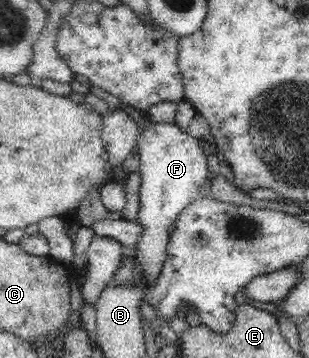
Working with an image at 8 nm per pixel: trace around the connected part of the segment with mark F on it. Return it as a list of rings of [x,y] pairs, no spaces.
[[[148,121],[138,137],[135,153],[140,160],[140,203],[137,221],[143,225],[143,234],[137,242],[138,250],[136,270],[145,275],[149,290],[155,284],[166,257],[166,246],[169,242],[167,230],[175,223],[181,212],[195,201],[197,192],[207,182],[208,168],[206,163],[208,151],[204,146],[188,136],[186,131],[175,123],[153,123]]]

